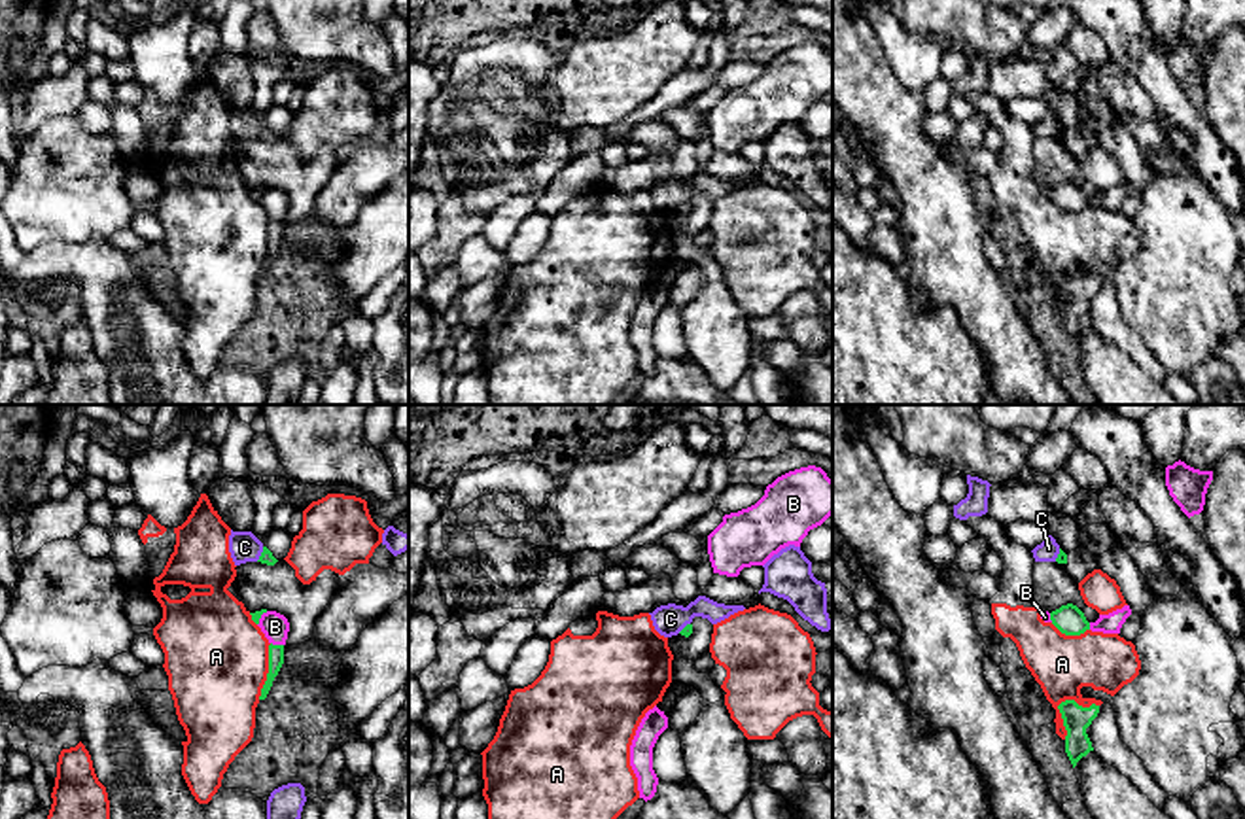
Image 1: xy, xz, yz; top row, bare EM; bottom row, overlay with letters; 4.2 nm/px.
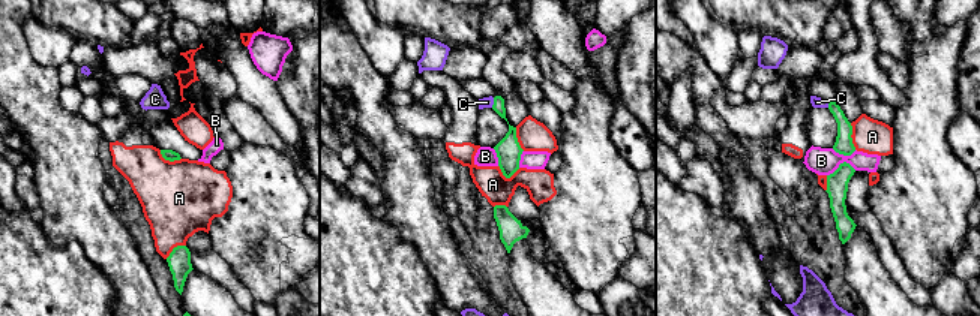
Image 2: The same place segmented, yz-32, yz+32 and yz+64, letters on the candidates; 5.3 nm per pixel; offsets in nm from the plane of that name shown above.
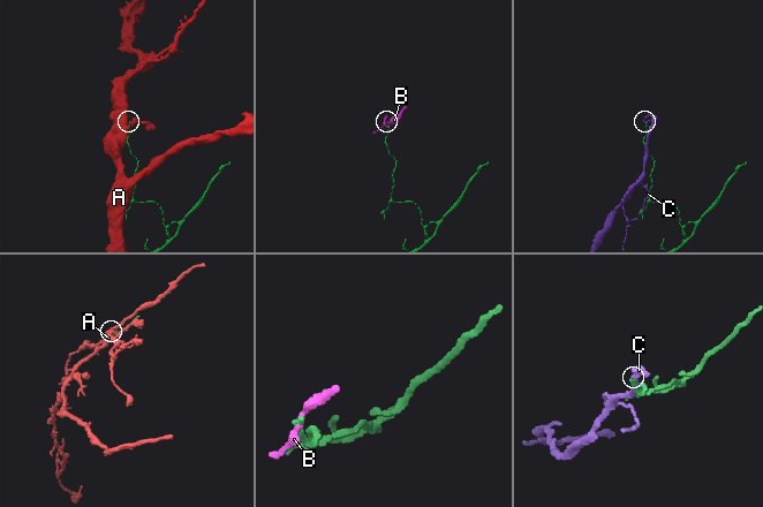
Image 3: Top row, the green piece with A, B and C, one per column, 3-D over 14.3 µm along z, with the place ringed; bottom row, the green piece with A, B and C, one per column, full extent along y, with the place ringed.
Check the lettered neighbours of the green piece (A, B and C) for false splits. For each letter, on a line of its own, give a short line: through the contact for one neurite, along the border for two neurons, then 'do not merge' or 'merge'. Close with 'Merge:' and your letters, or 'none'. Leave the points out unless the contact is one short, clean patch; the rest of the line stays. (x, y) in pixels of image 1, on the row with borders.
A: do not merge
B: xy (271, 642), (282, 645) | do not merge
C: do not merge
Merge: none

